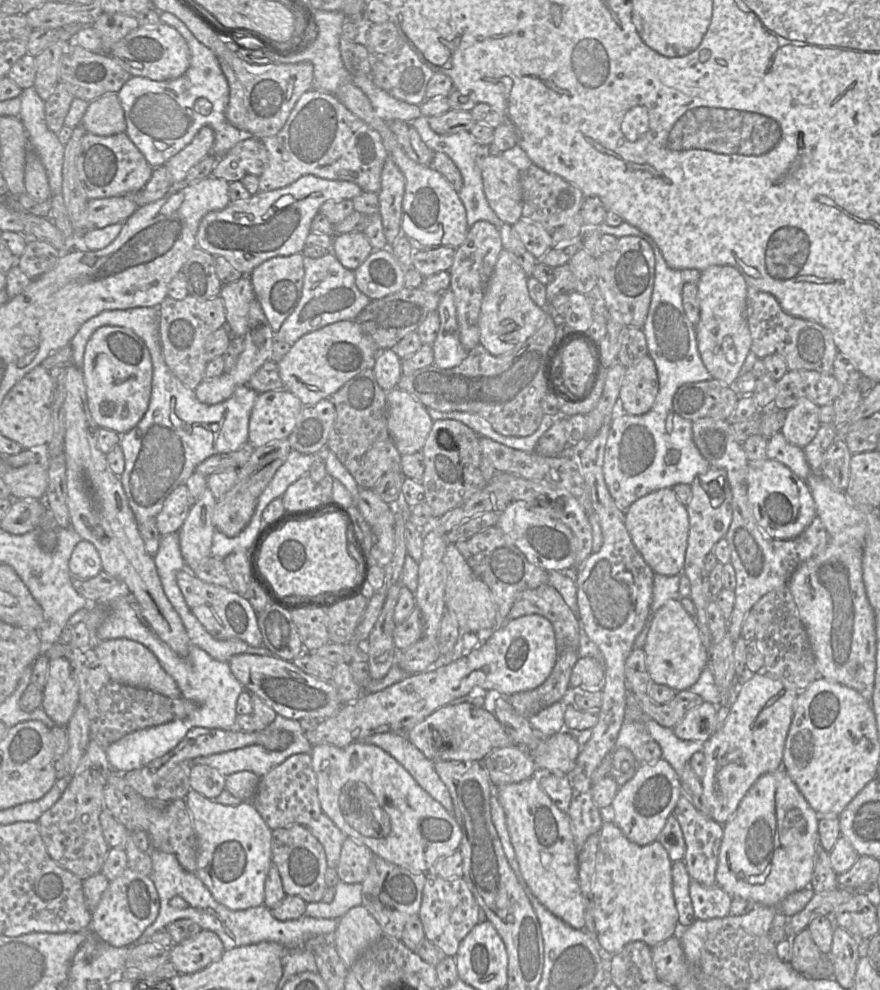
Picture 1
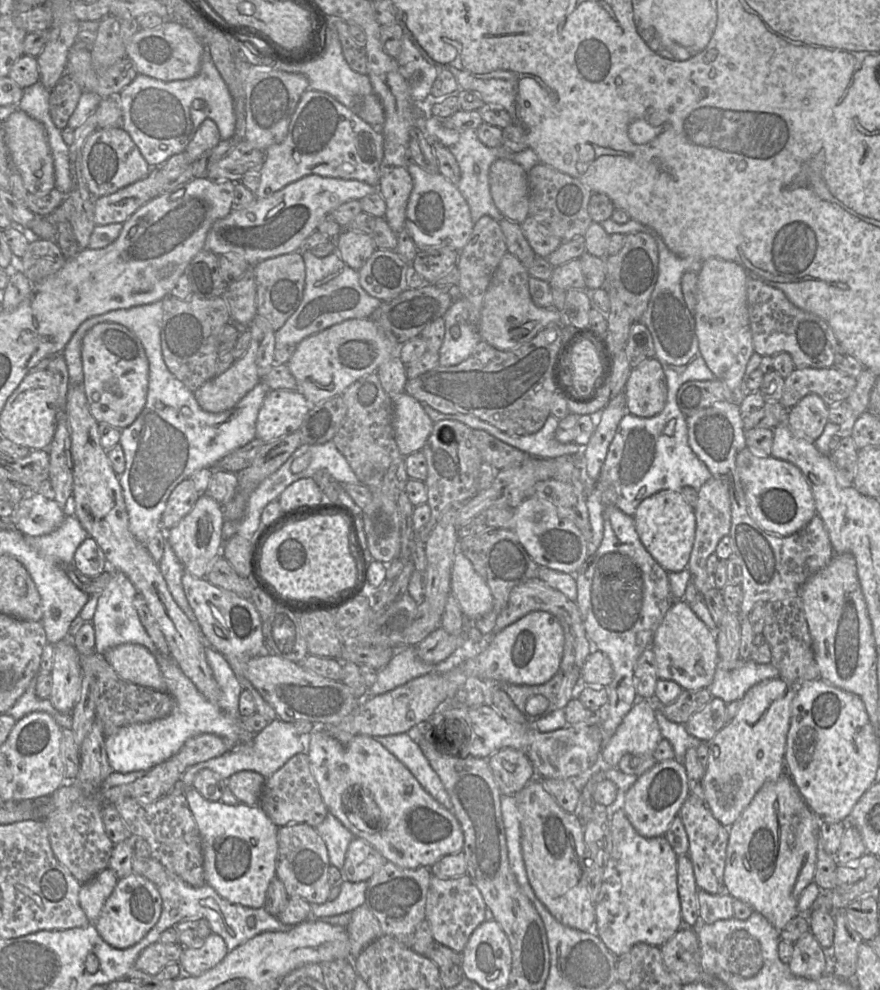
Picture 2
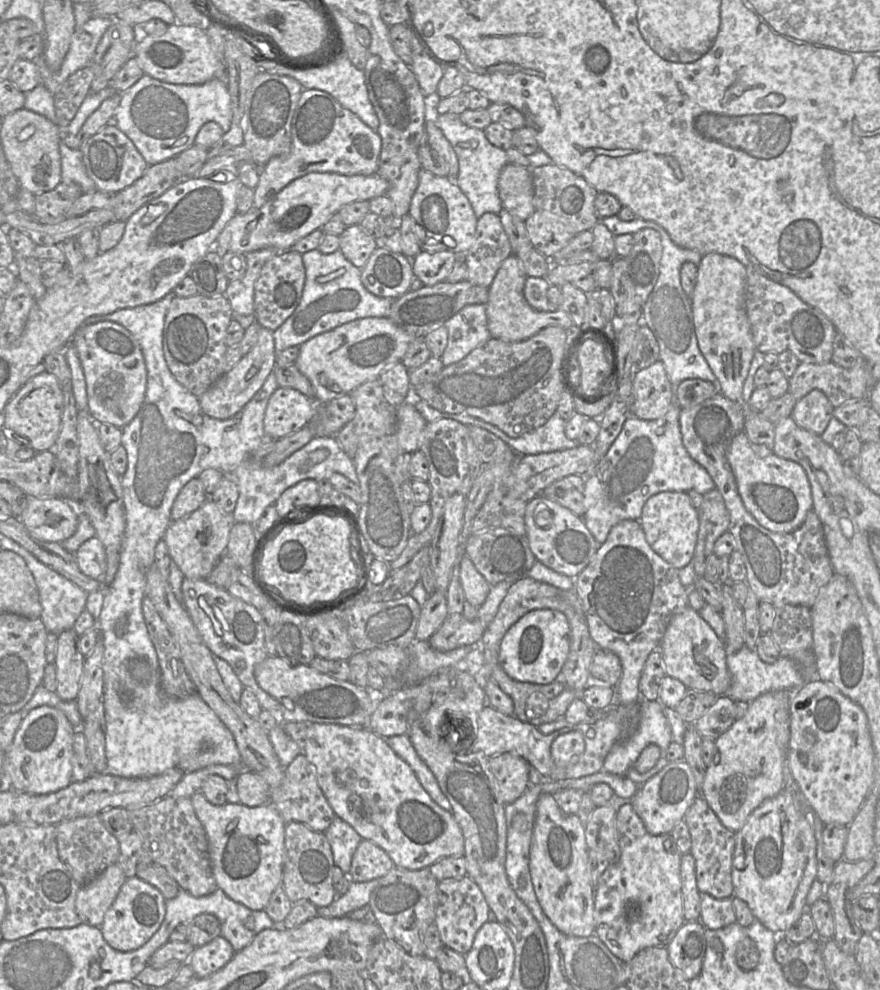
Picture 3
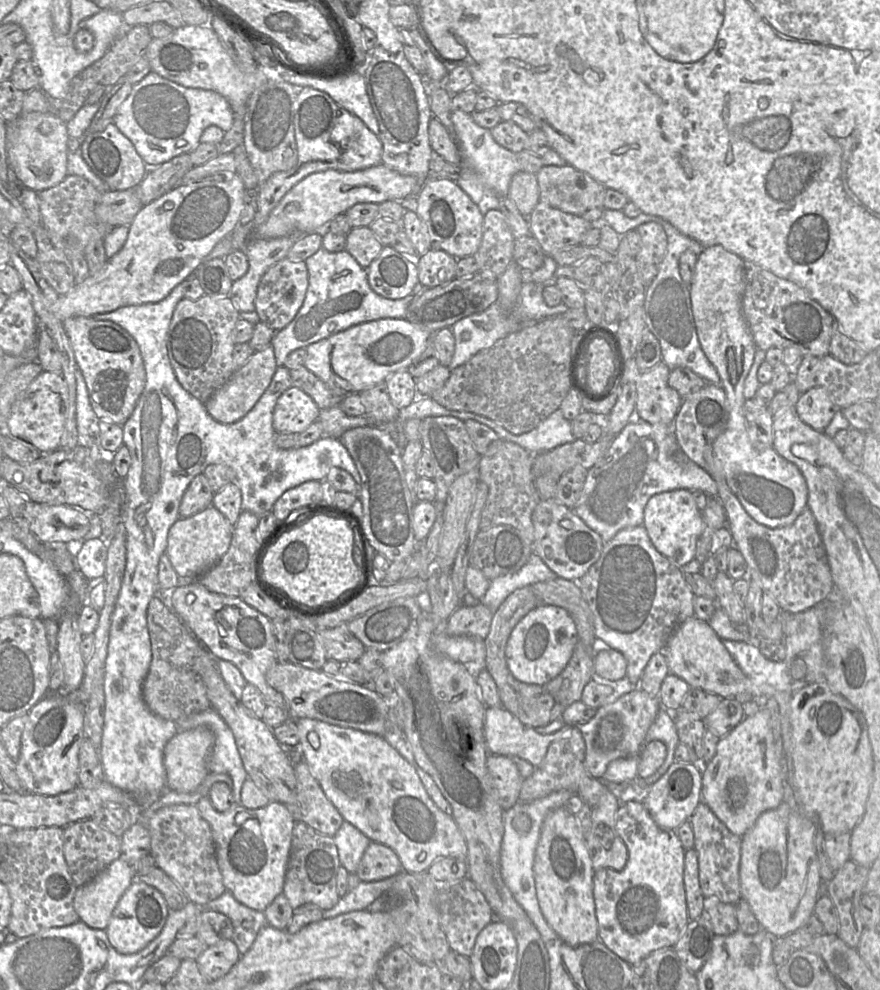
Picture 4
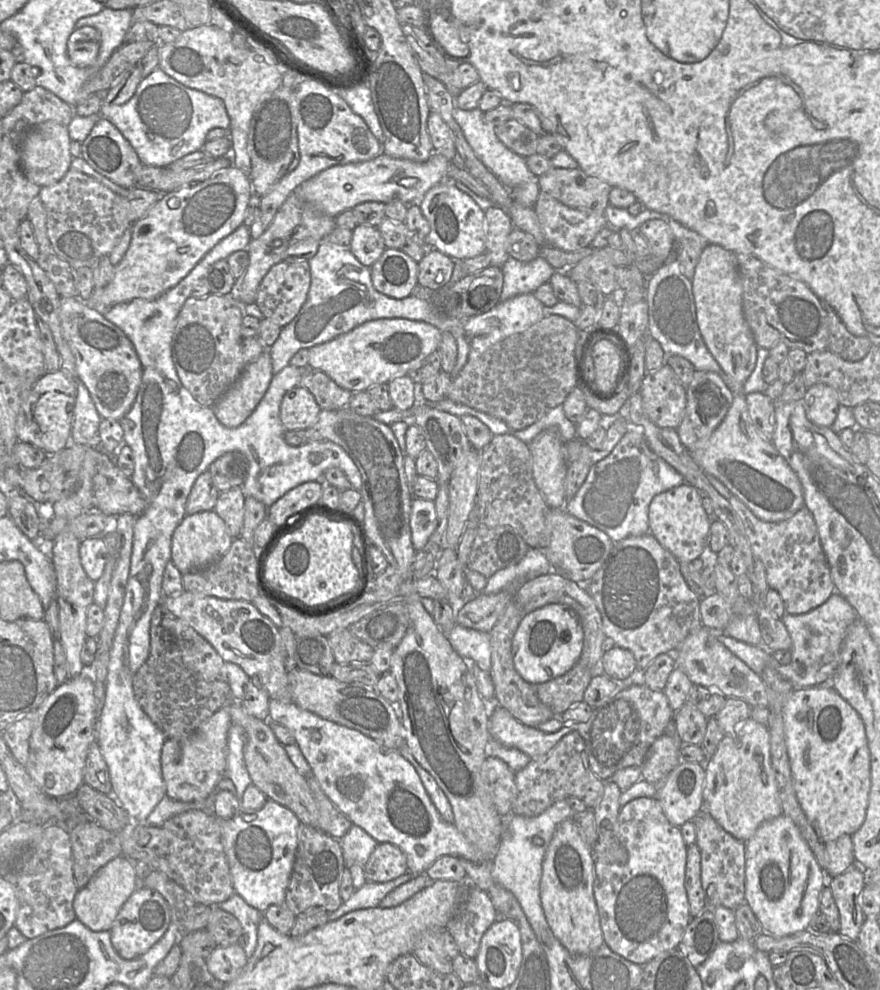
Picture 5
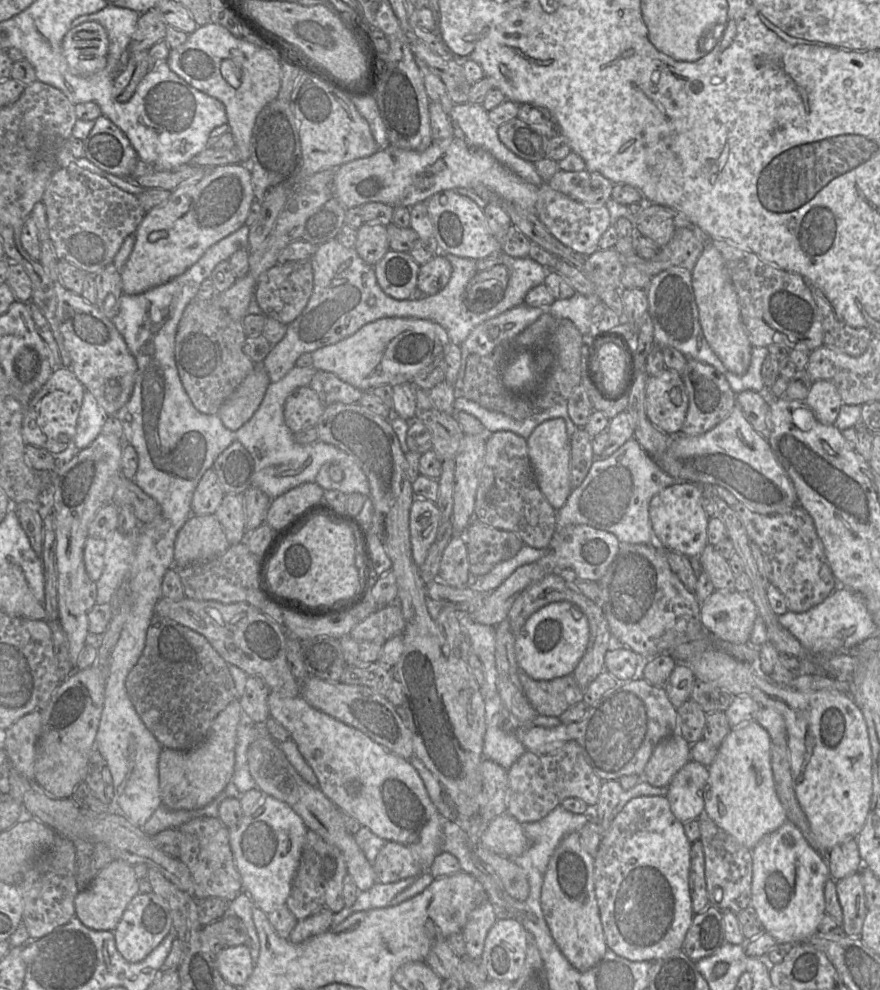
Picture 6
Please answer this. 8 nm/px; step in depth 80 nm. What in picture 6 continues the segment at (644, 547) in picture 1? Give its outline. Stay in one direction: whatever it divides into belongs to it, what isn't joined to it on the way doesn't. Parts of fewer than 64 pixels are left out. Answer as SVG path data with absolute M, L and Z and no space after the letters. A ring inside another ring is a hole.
M677 481L655 495L649 507L655 537L663 550L672 550L687 557L700 556L708 544L709 517L702 506L702 494L697 484Z

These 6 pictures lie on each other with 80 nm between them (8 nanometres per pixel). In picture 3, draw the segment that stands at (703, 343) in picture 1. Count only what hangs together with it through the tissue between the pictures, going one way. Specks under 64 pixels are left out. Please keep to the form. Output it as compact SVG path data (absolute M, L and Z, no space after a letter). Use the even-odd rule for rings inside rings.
M707 253L697 266L691 307L698 347L718 381L718 389L734 403L741 403L744 381L755 352L745 309L746 267L736 258Z

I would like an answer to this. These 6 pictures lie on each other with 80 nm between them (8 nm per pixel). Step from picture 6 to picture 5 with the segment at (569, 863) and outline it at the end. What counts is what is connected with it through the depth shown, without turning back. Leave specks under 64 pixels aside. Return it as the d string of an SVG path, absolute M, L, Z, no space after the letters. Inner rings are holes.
M576 820L563 821L543 859L540 901L553 935L573 955L589 955L604 943L593 893L594 862L592 849L583 841Z

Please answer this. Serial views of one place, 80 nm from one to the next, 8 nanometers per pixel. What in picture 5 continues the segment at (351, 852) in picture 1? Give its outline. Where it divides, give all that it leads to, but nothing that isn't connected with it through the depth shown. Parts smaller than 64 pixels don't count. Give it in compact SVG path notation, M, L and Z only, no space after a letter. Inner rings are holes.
M378 843L363 869L367 881L388 882L408 872L407 857L391 843Z

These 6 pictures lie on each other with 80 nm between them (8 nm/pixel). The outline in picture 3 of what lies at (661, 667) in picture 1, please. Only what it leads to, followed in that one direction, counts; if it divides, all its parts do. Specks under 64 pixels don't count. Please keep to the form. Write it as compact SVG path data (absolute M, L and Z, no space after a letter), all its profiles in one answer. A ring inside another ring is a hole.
M690 606L671 618L658 649L663 658L666 676L679 680L688 690L723 696L729 689L731 675L726 663L724 641L699 612Z

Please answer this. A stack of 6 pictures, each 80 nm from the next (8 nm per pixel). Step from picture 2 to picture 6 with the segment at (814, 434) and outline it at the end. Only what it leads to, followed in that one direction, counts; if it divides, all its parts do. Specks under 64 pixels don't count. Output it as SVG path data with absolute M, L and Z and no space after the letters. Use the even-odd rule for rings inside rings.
M828 380L813 383L804 400L812 410L816 420L824 425L833 425L843 405L836 386Z

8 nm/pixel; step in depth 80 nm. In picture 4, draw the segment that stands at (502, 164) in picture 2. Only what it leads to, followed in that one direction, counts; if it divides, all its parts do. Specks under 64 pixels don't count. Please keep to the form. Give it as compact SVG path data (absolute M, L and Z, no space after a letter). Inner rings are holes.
M524 170L517 172L511 180L508 197L520 213L529 217L540 201L540 190L536 174Z

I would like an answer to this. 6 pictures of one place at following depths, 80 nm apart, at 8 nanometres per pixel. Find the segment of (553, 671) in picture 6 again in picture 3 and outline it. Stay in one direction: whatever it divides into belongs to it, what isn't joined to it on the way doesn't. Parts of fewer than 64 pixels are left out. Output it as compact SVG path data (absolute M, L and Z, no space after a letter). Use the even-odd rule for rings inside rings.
M538 609L525 614L504 635L499 662L504 671L519 682L550 684L560 673L570 651L570 625L565 614Z

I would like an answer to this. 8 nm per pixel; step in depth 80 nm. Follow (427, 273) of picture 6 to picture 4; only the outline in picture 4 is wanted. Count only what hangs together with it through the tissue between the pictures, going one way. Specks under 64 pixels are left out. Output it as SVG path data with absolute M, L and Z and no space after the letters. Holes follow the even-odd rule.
M428 250L415 258L419 282L427 287L436 287L455 278L457 258L443 250Z

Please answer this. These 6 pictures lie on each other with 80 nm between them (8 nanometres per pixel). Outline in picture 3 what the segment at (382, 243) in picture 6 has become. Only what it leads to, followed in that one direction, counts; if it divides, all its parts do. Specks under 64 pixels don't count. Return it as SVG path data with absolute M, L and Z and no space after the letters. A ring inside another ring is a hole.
M359 224L346 227L339 238L345 258L361 270L378 247L377 240Z

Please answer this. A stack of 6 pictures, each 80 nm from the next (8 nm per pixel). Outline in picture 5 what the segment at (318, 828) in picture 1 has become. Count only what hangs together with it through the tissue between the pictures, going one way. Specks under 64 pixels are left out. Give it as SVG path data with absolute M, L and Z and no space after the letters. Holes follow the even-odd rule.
M352 825L348 832L339 840L346 868L352 865L364 866L378 842L362 828Z

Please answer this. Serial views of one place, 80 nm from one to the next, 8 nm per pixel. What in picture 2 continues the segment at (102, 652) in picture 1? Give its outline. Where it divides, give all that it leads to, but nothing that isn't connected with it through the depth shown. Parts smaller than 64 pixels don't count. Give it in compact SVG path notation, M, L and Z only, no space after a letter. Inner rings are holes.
M120 644L104 653L105 660L122 679L166 692L166 683L155 657L144 646Z

